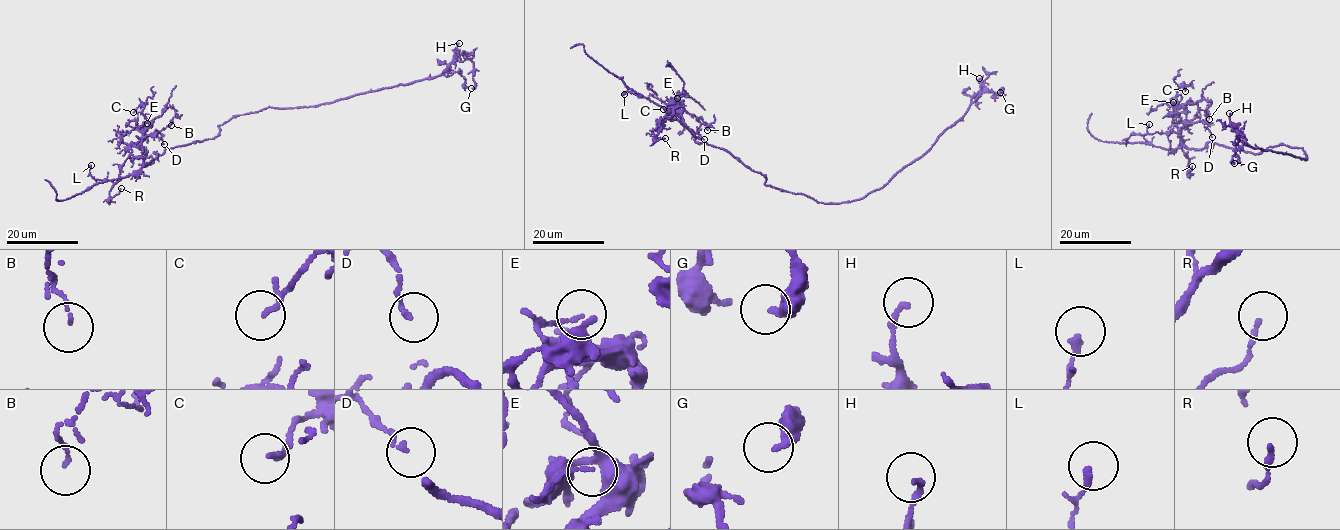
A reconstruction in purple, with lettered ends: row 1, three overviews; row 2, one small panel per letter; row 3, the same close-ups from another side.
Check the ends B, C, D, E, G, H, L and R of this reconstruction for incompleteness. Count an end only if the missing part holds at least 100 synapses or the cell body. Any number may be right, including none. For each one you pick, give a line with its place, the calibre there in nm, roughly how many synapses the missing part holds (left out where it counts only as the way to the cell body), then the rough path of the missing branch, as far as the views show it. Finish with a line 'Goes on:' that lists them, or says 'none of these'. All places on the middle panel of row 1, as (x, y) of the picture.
Goes on: none of these

